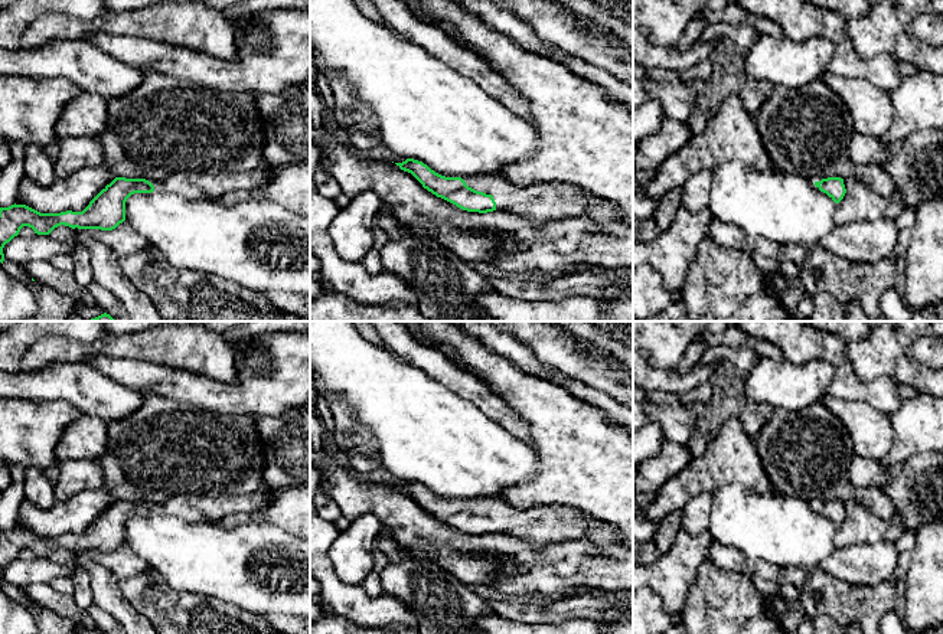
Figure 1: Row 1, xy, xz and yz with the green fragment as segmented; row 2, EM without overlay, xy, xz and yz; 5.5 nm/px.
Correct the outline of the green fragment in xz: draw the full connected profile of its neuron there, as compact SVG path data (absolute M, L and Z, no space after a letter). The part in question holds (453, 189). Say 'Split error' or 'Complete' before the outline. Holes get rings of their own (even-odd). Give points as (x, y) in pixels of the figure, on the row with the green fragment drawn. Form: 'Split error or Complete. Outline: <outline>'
Split error. Outline: M422 161L395 163L424 189L467 212L493 210L522 216L534 223L575 219L588 229L607 233L623 228L616 207L590 193L561 183L516 186L502 176L446 177Z

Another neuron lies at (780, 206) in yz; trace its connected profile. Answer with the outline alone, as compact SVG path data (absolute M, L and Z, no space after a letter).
M732 160L711 171L708 209L715 219L740 228L748 236L763 236L780 246L794 244L810 248L835 229L838 203L813 189L805 174L779 169L757 170Z

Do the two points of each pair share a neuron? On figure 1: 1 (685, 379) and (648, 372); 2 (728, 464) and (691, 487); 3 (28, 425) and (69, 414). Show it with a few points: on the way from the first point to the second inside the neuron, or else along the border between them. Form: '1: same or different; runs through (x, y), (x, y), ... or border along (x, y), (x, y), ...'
1: same; runs through (676, 379), (656, 379)
2: same; runs through (720, 464), (700, 479)
3: same; runs through (38, 425), (59, 415)

